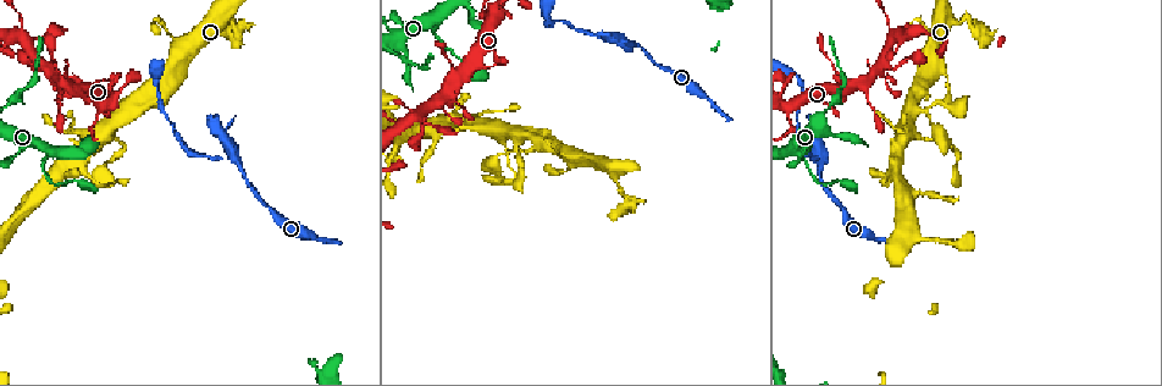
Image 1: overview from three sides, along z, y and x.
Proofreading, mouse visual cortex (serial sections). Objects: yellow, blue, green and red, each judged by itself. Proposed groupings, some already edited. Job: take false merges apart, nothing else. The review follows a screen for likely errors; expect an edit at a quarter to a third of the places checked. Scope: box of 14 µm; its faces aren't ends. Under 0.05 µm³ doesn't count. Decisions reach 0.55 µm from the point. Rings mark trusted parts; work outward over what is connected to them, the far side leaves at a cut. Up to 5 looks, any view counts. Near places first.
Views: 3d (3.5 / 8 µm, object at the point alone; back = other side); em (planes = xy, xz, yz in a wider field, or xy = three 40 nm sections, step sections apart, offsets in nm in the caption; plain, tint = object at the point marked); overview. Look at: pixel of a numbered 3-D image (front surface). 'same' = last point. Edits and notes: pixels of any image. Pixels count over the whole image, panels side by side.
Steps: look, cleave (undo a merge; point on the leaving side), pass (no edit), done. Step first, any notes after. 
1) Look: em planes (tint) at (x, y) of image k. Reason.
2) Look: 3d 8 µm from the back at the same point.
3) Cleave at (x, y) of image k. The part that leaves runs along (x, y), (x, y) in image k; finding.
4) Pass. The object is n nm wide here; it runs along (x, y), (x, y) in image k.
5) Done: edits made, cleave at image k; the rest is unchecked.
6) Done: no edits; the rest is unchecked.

Look: 3d 3.5 µm at (831, 103) of image 1. Sharp bend.

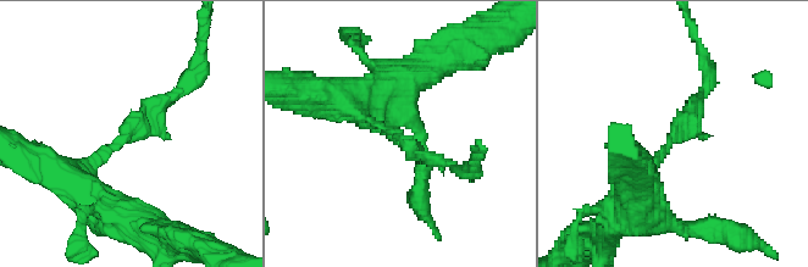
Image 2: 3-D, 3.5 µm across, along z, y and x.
Look: em xy step 5 (tint) at (393, 132) of image 2.

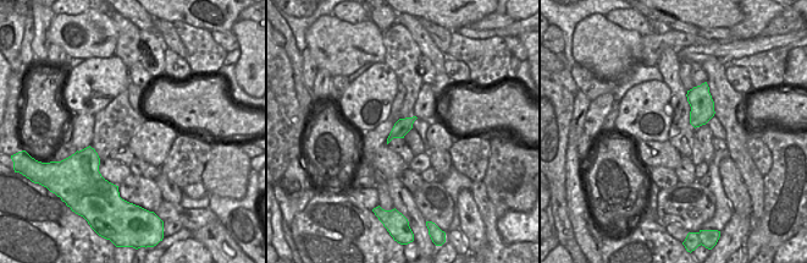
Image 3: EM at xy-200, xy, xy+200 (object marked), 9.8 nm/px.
Pass. It runs along (93, 199), (86, 170), (175, 98) in image 2; one cell here.

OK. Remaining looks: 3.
Look: 3d 3.5 µm at (789, 123) of image 1. Abrupt turn.

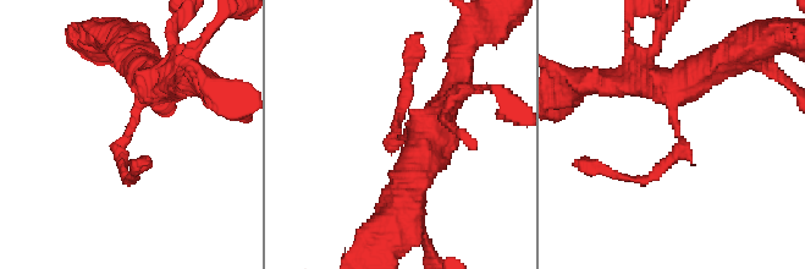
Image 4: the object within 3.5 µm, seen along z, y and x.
Look: em xy step 1 (tint) at (125, 139) of image 4. Need the tissue.

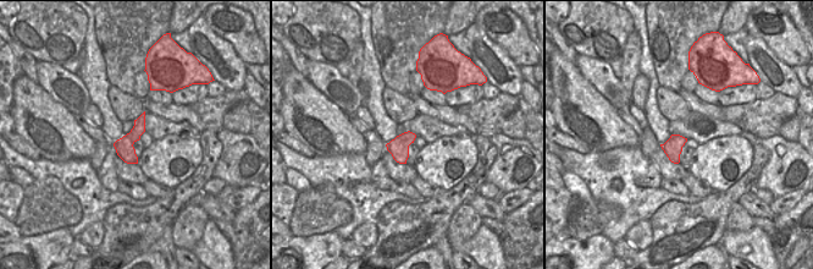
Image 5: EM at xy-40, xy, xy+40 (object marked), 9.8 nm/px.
Pass. The object is 190 nm wide here; it runs along (148, 83), (119, 147), (133, 176) in image 4; continuous, no second cell.

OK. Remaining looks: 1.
Done: no edits; the rest is unchecked.

